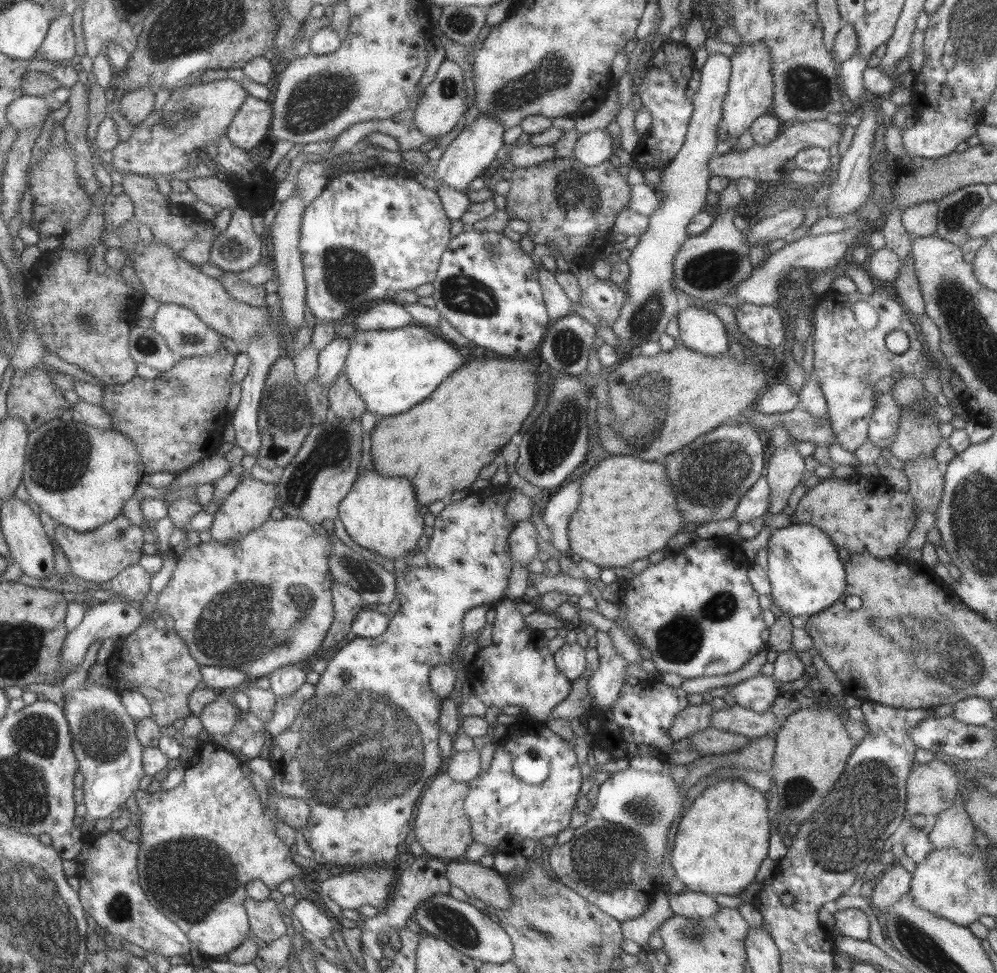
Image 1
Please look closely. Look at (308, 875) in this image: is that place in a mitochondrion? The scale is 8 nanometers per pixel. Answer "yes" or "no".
no

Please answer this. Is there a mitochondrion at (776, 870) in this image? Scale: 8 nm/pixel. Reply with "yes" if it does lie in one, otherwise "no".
no

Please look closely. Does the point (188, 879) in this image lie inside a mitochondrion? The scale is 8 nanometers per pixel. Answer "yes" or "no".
yes

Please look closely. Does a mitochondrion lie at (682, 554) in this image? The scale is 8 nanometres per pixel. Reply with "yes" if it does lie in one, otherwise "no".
no

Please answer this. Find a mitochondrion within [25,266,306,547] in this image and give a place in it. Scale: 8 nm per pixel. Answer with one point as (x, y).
(60, 463)

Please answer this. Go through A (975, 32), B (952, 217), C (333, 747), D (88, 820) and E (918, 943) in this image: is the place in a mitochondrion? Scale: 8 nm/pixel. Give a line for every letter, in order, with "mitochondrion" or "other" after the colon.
A: mitochondrion
B: mitochondrion
C: mitochondrion
D: other
E: mitochondrion

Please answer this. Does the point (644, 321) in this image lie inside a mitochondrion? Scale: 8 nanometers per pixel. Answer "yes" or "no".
yes

